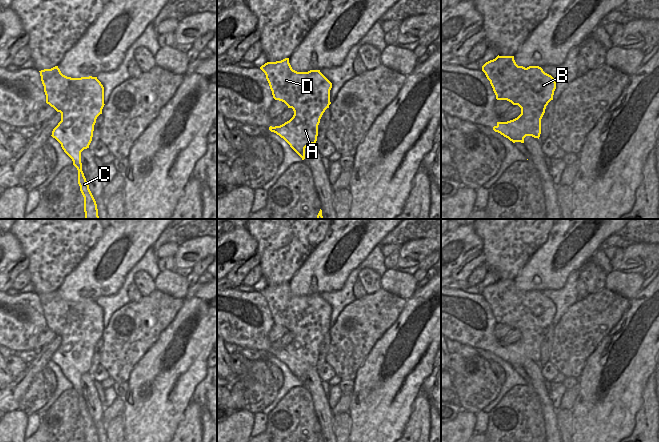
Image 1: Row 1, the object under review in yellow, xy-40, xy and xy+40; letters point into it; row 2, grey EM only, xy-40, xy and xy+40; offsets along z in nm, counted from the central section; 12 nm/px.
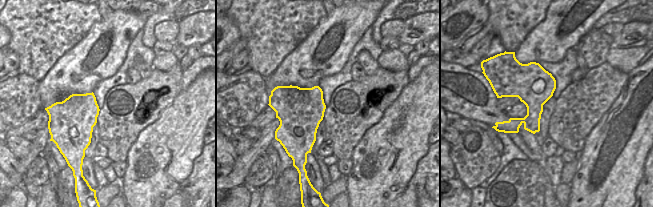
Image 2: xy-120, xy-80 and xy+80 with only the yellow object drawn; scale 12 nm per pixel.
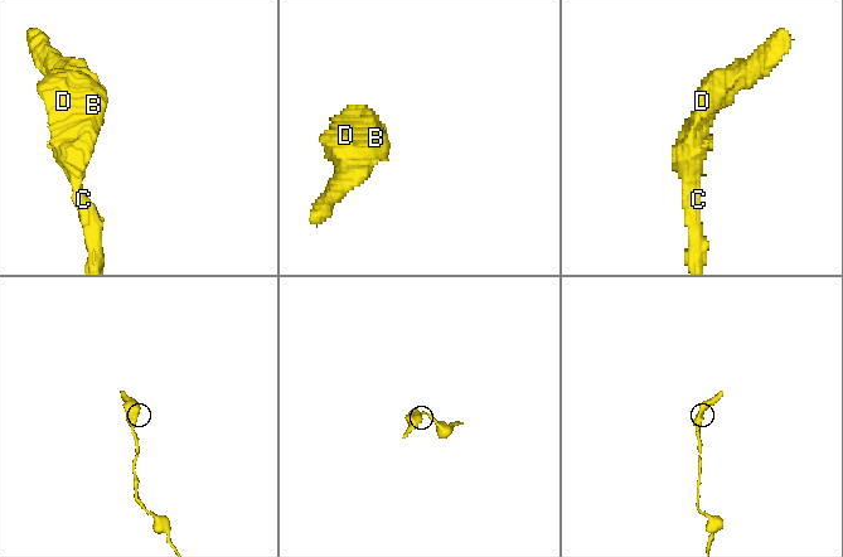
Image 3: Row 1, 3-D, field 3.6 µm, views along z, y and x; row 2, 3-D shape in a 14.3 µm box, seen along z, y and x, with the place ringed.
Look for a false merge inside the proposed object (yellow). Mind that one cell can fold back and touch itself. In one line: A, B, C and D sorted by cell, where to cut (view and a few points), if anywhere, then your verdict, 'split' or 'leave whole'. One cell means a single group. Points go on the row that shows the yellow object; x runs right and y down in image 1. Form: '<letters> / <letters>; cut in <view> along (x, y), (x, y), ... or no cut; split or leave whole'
A B C D; no cut; leave whole

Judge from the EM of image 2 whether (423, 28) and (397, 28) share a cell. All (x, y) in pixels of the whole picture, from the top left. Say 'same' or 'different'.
different

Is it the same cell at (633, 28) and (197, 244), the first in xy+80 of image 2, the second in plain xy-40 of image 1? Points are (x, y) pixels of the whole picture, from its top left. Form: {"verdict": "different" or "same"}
{"verdict": "same"}

